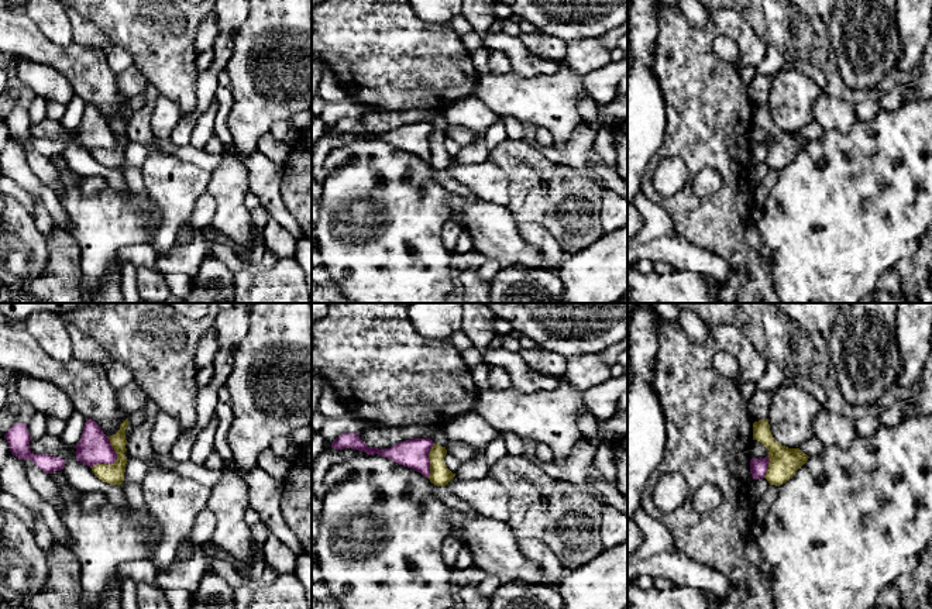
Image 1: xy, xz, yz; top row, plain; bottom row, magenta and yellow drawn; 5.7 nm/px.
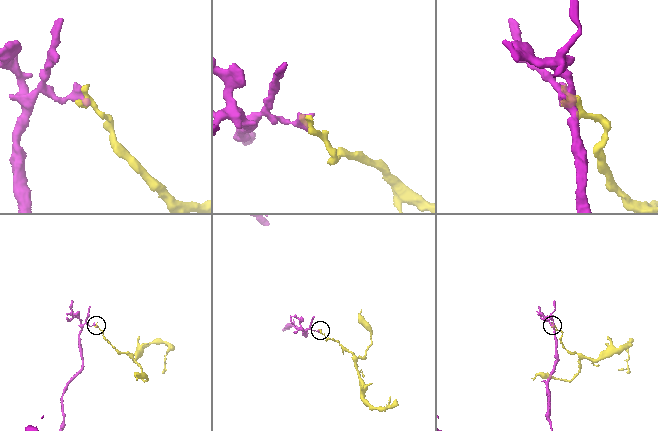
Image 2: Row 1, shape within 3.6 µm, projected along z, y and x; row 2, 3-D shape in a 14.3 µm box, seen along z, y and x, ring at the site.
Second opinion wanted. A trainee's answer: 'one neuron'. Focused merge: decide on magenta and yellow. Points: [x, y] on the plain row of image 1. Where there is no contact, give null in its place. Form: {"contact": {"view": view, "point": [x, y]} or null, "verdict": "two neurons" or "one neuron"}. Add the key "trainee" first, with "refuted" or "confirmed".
{"trainee": "refuted", "contact": {"view": "xy", "point": [114, 145]}, "verdict": "two neurons"}

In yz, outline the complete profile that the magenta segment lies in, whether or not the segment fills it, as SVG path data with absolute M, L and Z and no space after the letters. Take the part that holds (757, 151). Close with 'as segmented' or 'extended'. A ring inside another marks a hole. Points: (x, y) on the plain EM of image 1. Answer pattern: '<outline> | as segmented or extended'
M768 140L764 142L752 142L750 144L750 158L753 164L760 164L766 161L766 156L768 154Z | as segmented

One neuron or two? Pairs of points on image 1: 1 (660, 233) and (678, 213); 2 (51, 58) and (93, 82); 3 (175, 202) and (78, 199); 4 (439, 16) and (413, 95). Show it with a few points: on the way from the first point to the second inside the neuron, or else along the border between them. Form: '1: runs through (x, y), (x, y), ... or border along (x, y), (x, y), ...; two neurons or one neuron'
1: border along (647, 198), (666, 212), (671, 226), (693, 245); two neurons
2: runs through (61, 58), (72, 61), (83, 72); one neuron
3: border along (145, 192), (160, 209), (157, 231); two neurons
4: border along (415, 14), (434, 24), (449, 24); two neurons

